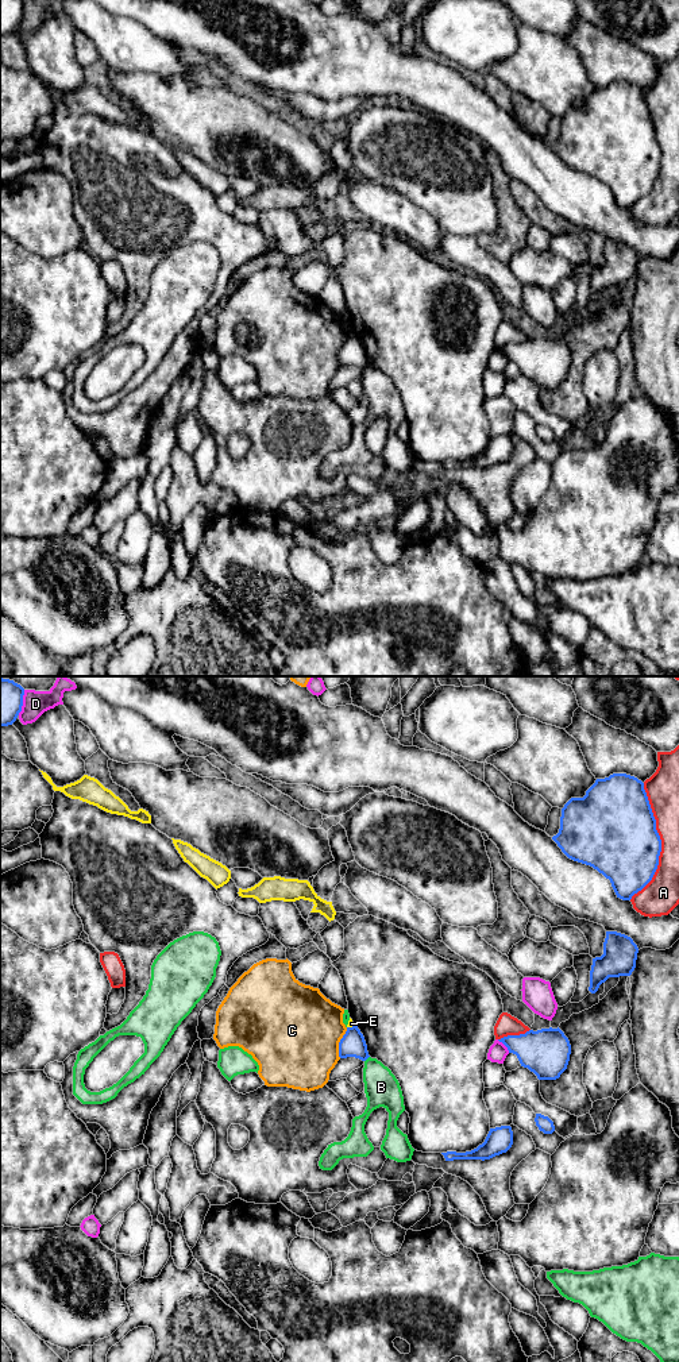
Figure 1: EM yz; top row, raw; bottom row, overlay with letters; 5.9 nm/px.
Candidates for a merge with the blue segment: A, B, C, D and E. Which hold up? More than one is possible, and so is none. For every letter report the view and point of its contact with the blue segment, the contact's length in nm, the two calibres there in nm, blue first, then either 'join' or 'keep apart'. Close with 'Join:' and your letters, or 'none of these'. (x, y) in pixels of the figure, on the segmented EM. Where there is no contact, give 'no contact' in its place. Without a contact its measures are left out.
A: meets blue in yz at (660, 842); contact 700 nm long; 460 nm thick on the blue side, 180 nm on the other; keep apart
B: meets blue in yz at (367, 1057); contact 50 nm long; 150 nm thick on the blue side, 200 nm on the other; keep apart
C: meets blue in yz at (339, 1042); contact 190 nm long; 150 nm thick on the blue side, 500 nm on the other; keep apart
D: meets blue in yz at (22, 702); contact 160 nm long; 260 nm thick on the blue side, 150 nm on the other; keep apart
E: meets blue in yz at (350, 1027); contact 50 nm long; 150 nm thick on the blue side, 40 nm on the other; keep apart
Join: none of these

